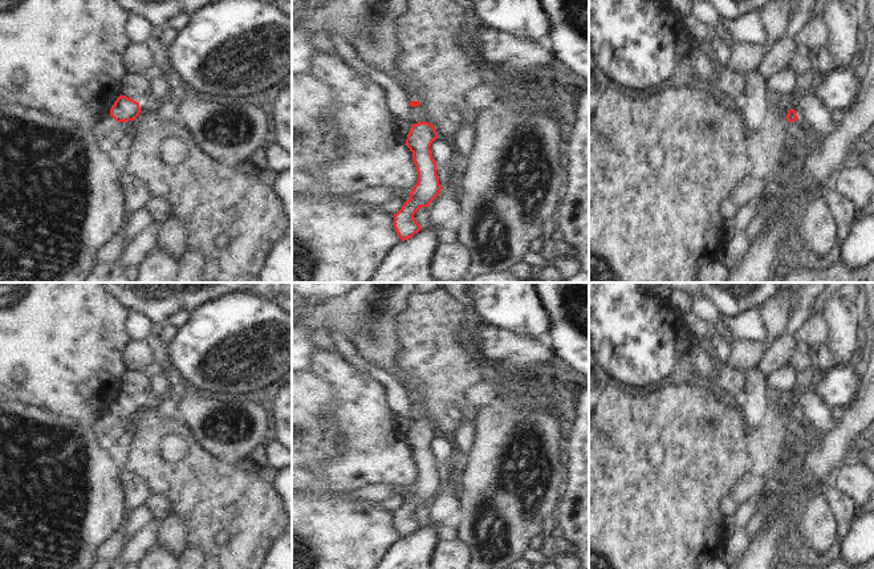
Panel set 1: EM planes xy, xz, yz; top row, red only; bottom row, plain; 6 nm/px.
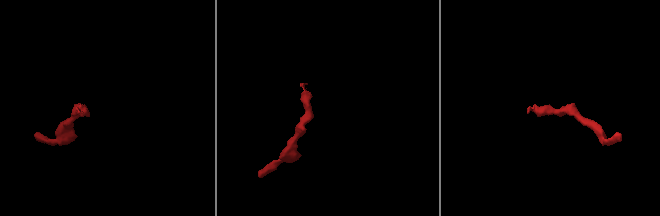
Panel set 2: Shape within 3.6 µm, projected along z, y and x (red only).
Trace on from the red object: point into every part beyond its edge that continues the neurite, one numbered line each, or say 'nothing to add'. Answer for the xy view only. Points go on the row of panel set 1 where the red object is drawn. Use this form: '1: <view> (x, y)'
nothing to add

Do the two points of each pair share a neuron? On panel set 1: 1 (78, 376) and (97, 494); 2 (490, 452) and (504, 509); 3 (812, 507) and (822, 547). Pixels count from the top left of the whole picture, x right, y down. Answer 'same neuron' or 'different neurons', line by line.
1: different neurons
2: same neuron
3: same neuron

